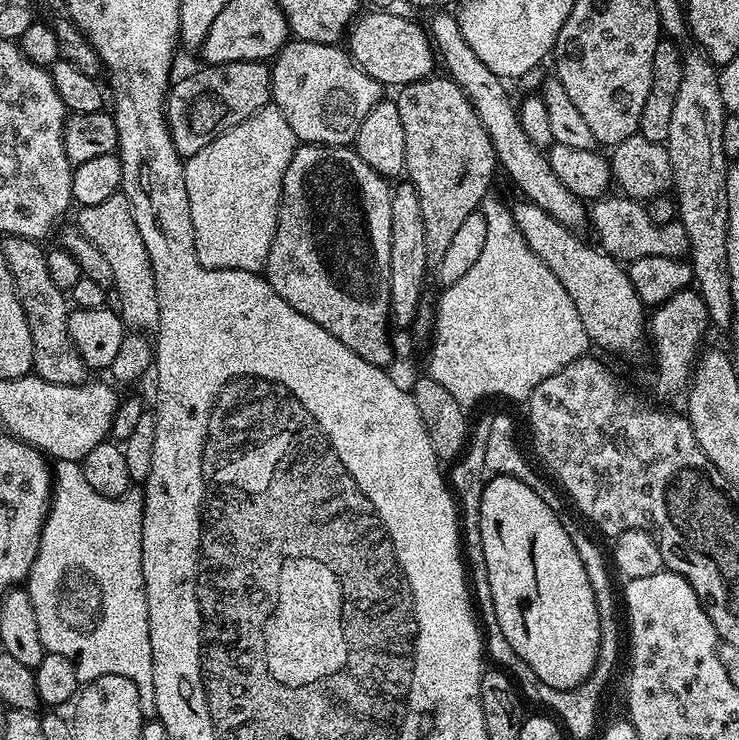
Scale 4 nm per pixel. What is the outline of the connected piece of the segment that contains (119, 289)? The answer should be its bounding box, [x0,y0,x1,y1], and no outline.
[74,191,158,329]

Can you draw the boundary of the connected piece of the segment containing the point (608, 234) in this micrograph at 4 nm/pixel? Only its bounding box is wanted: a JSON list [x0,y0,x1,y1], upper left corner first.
[590,194,689,262]

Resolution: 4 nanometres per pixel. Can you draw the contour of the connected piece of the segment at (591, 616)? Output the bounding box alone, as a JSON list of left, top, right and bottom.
[481,477,600,692]

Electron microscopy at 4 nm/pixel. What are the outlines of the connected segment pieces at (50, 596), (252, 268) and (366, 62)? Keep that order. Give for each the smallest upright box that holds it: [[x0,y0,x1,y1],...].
[[26,460,154,694],[184,106,298,274],[346,12,438,86]]

